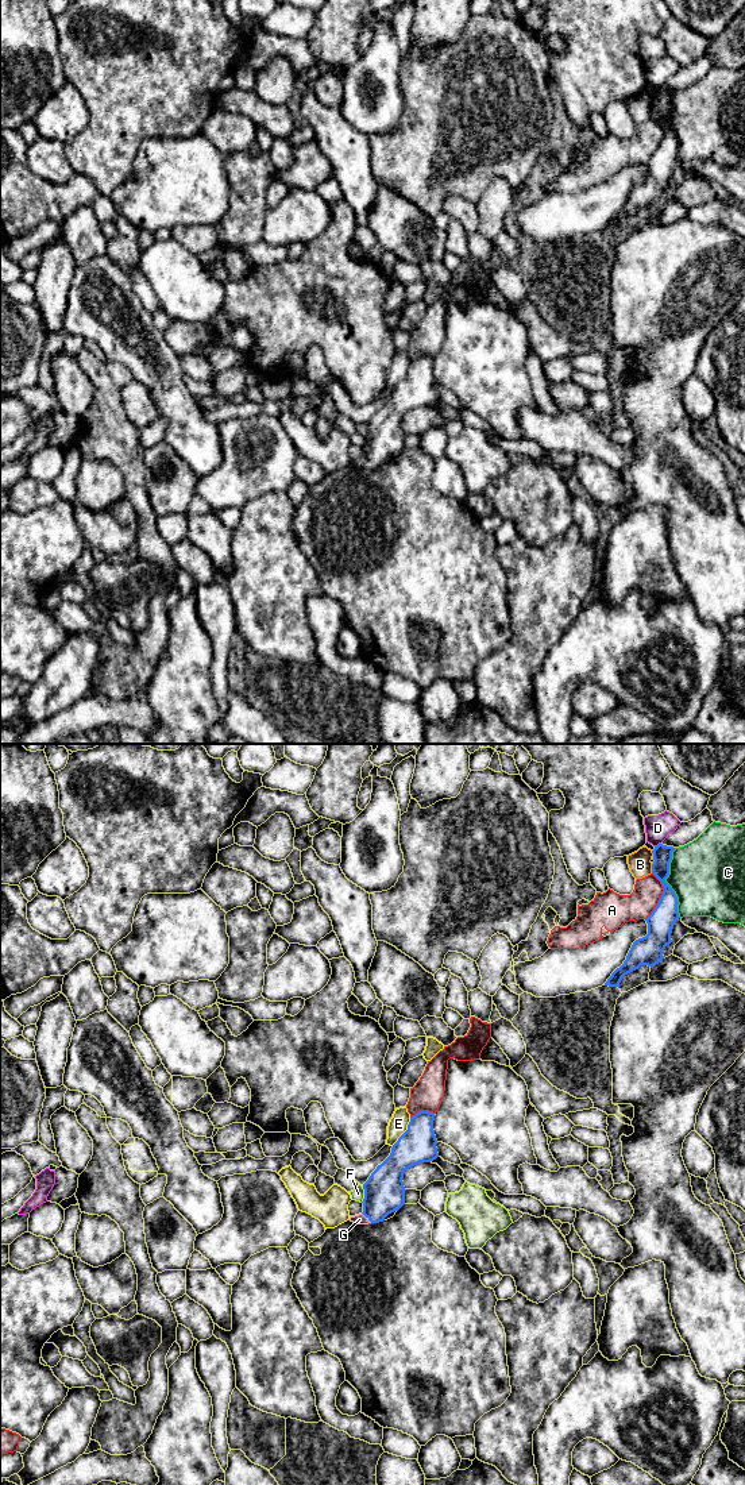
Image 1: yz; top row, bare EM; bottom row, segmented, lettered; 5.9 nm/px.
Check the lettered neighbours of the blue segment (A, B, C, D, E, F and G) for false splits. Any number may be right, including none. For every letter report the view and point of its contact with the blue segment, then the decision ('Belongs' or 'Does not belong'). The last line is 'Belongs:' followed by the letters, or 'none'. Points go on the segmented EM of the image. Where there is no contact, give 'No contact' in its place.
A: Touches blue at yz (661, 897). Does not belong
B: Touches blue at yz (652, 868). Does not belong
C: Touches blue at yz (667, 883). Does not belong
D: Touches blue at yz (659, 844). Does not belong
E: Touches blue at yz (405, 1131). Does not belong
F: Touches blue at yz (365, 1194). Does not belong
G: Touches blue at yz (367, 1217). Belongs
Belongs: G

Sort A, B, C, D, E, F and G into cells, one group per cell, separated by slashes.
A / B / C / D / E / F / G

